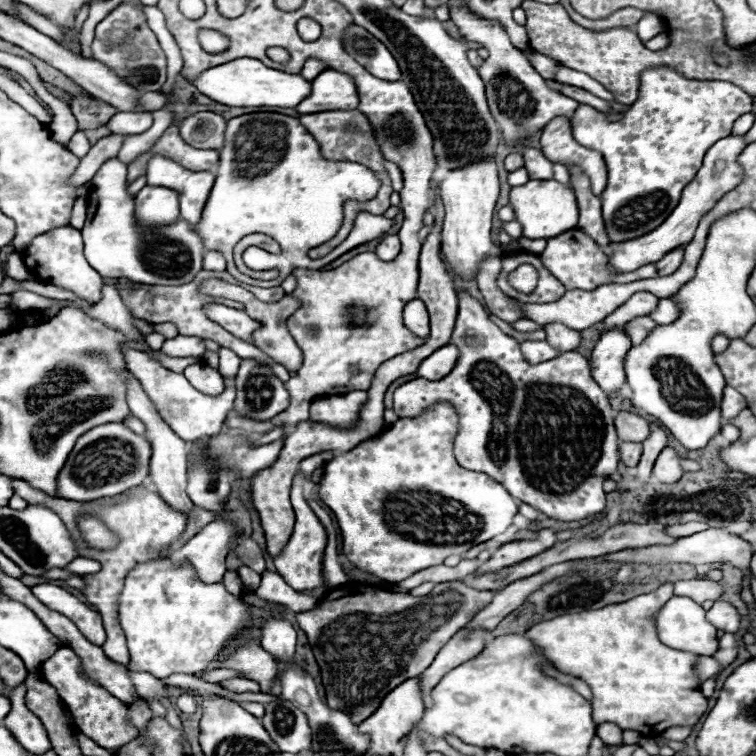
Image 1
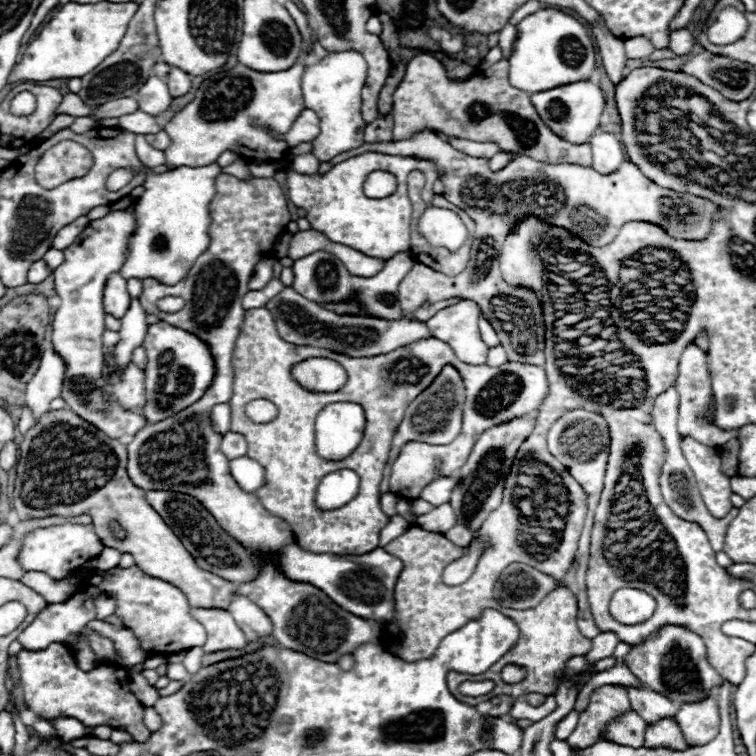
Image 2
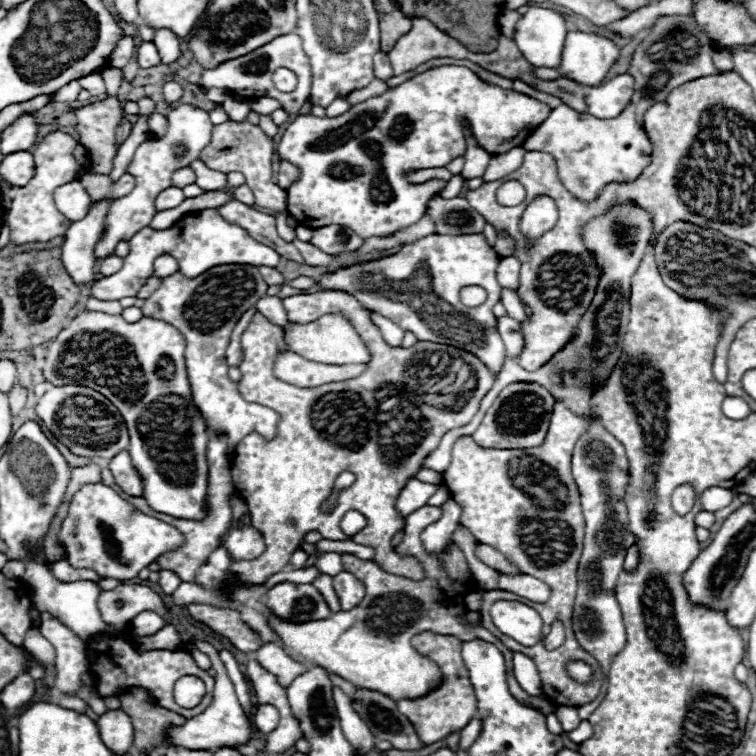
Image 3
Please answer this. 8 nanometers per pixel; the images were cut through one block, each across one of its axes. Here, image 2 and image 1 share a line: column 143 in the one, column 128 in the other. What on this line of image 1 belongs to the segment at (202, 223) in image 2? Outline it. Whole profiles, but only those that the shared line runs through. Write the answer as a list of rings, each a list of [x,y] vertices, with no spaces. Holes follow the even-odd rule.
[[[118,158],[106,160],[88,194],[88,216],[82,230],[84,256],[104,278],[128,278],[138,284],[180,286],[202,270],[202,240],[186,220],[172,226],[142,232],[134,218],[134,196],[126,192],[126,164]],[[100,186],[100,188],[98,188]]]

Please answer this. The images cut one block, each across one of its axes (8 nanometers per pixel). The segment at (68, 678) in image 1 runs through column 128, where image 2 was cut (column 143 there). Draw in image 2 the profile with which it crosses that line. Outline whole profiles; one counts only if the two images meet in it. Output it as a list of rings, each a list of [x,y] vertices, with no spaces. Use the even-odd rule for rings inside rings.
[[[50,644],[44,650],[20,650],[18,652],[18,672],[20,688],[26,698],[26,708],[32,710],[38,718],[54,722],[60,716],[70,716],[80,720],[84,726],[110,726],[128,732],[134,740],[144,742],[150,736],[150,730],[142,722],[144,706],[132,694],[128,674],[116,666],[96,666],[90,672],[84,672],[72,660],[64,644]]]

